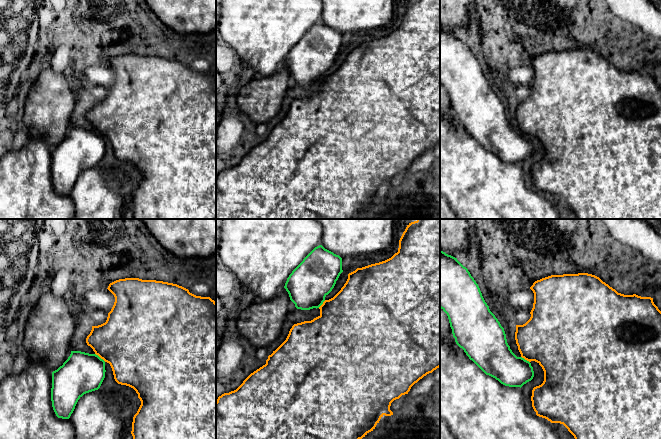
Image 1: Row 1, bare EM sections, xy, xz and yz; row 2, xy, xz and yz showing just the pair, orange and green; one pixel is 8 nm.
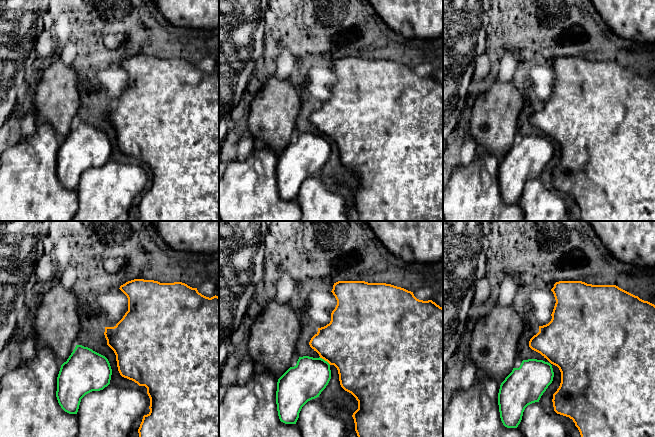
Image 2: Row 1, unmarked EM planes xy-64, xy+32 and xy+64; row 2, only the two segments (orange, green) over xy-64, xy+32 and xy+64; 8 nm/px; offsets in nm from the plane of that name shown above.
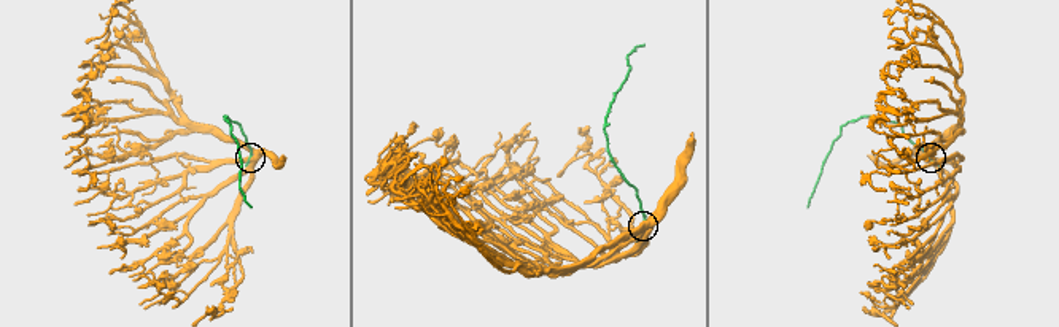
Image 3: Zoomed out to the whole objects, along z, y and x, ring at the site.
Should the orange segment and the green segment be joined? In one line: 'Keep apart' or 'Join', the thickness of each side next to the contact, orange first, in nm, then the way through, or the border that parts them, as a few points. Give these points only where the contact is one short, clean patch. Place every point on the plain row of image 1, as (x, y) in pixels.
Keep apart. Thickness 460 nm (orange) against 320 nm. Boundary: xy (95, 129), (105, 137)

